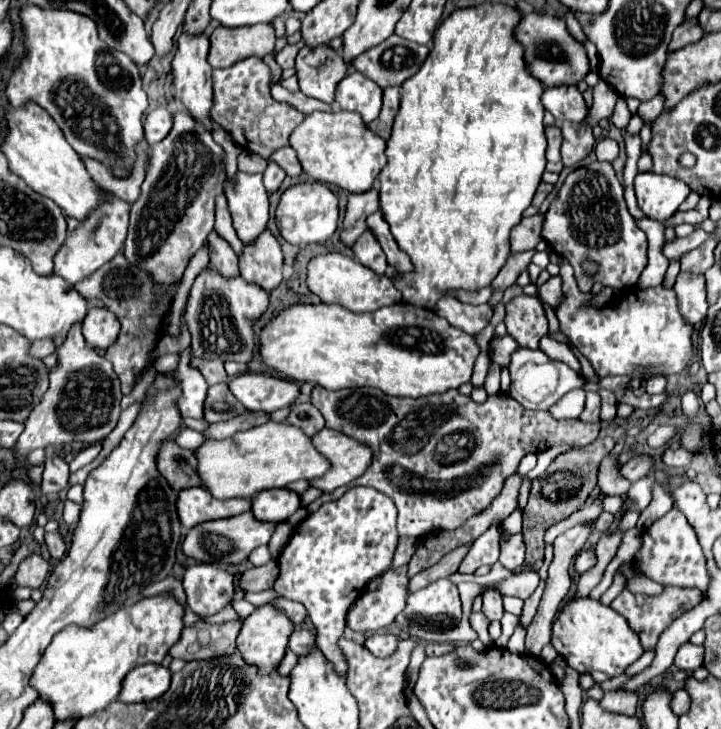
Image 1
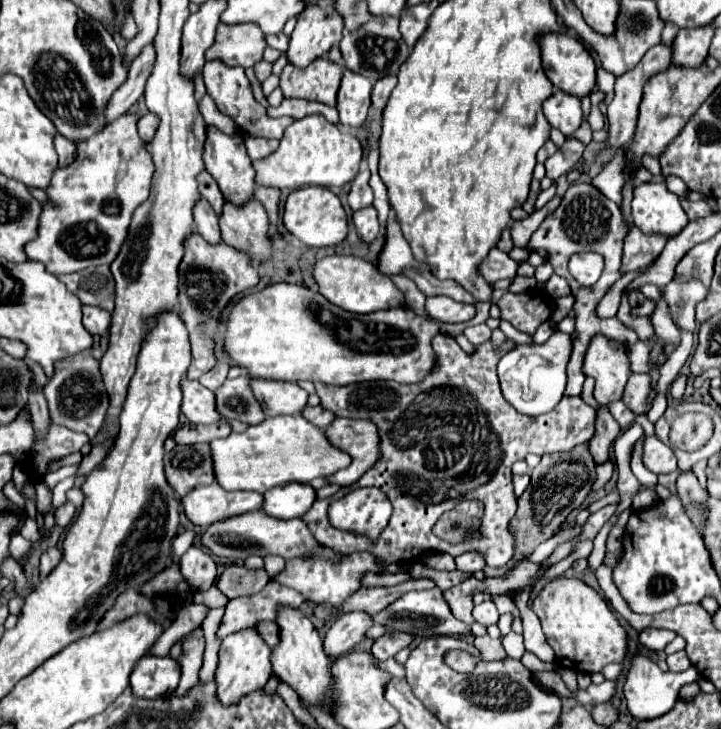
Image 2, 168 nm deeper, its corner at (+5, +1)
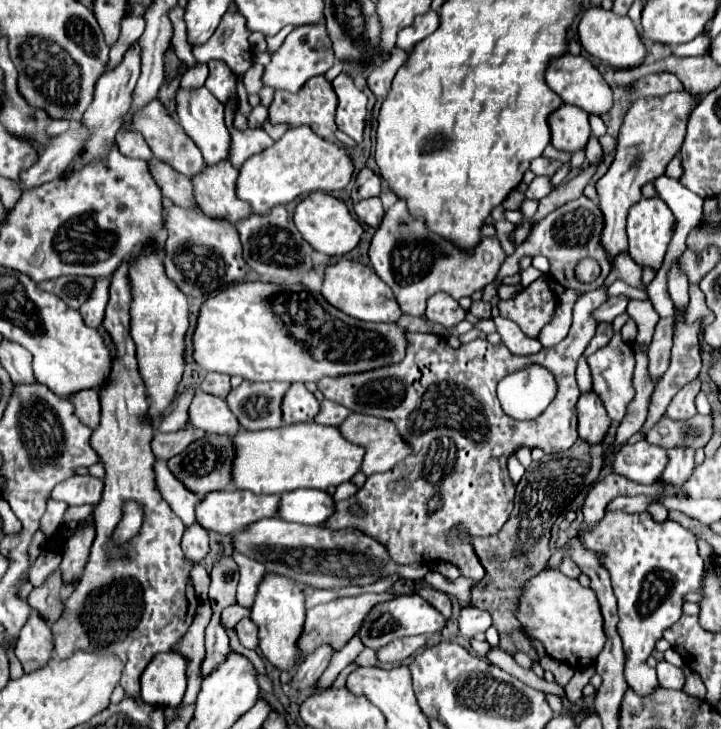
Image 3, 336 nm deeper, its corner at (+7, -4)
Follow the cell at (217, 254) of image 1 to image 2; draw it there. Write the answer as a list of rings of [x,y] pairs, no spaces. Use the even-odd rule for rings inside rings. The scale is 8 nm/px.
[[[200,199],[194,207],[194,221],[196,221],[196,231],[202,235],[204,241],[210,241],[210,245],[218,245],[222,241],[220,227],[218,227],[218,217],[212,211],[210,203]]]

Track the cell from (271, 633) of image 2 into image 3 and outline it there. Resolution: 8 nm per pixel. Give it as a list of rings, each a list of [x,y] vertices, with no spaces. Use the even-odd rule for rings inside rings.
[[[242,618],[236,624],[236,636],[240,644],[248,650],[254,650],[258,646],[258,626],[250,618]]]

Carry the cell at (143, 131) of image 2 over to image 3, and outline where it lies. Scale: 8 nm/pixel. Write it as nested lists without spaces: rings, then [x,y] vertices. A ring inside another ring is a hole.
[[[138,132],[116,134],[116,144],[118,144],[118,150],[128,158],[140,158],[140,160],[146,160],[146,162],[154,158],[150,146],[146,144],[142,134],[138,134]]]

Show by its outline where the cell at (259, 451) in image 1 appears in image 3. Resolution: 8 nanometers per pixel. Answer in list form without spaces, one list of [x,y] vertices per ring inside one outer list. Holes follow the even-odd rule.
[[[316,422],[286,424],[280,428],[256,432],[240,430],[234,436],[234,446],[234,484],[240,490],[252,490],[254,494],[284,494],[298,488],[336,488],[360,472],[364,458],[364,446],[342,438],[338,428]]]

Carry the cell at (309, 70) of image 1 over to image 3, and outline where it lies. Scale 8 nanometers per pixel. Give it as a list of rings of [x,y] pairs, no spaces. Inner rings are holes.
[[[324,76],[310,78],[300,88],[300,92],[296,96],[292,92],[286,92],[286,90],[276,90],[274,92],[274,100],[272,100],[270,108],[268,108],[266,122],[270,122],[270,124],[288,124],[288,126],[302,126],[302,124],[306,124],[320,138],[336,140],[334,138],[334,134],[336,134],[336,124],[334,124],[336,104],[338,104],[338,100],[336,100],[336,94],[332,90],[332,84]]]

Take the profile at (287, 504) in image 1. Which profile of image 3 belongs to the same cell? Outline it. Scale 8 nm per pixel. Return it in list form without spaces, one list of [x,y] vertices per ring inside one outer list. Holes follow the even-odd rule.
[[[294,490],[282,496],[280,518],[300,524],[322,524],[334,514],[332,494],[324,490]]]

